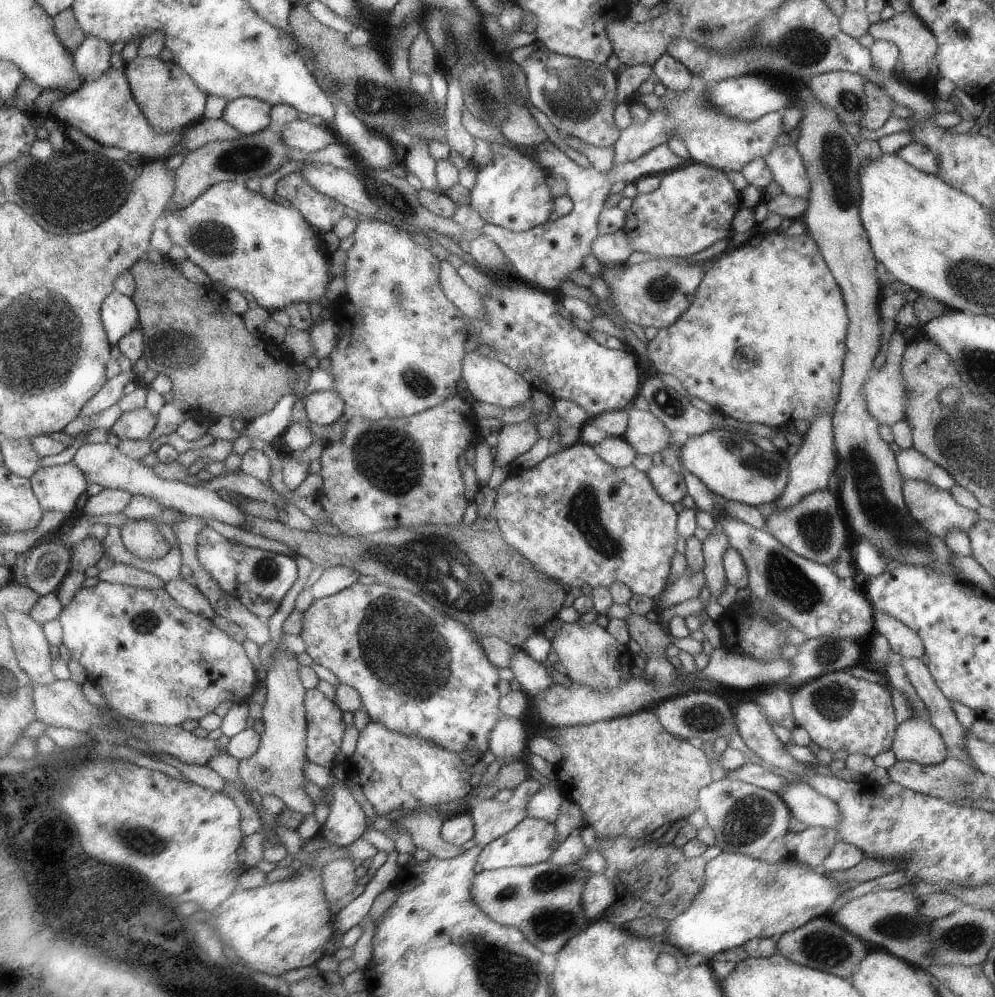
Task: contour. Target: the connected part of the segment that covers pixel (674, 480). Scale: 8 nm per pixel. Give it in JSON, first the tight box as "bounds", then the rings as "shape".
{"bounds":[648,466,687,504],"shape":[[[653,466],[648,470],[652,486],[657,493],[670,504],[680,503],[687,494],[685,480],[680,478],[676,472],[666,466]]]}

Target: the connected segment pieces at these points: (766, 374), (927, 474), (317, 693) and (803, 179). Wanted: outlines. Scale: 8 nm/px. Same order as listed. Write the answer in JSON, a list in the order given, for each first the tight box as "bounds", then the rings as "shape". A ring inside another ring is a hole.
[{"bounds":[647,230,850,428],"shape":[[[780,230],[764,232],[763,239],[758,246],[748,242],[728,248],[713,259],[699,284],[698,292],[692,304],[684,311],[674,324],[662,327],[656,338],[647,344],[647,352],[652,369],[657,373],[673,374],[673,380],[682,384],[692,397],[708,402],[714,410],[726,417],[732,417],[741,423],[758,423],[766,426],[784,428],[786,424],[796,419],[812,422],[820,415],[833,414],[843,375],[843,362],[846,356],[846,339],[850,319],[846,303],[832,271],[828,268],[819,246],[808,232],[801,235],[787,236]]]},{"bounds":[895,447,957,491],"shape":[[[914,447],[898,451],[900,452],[896,452],[895,457],[904,481],[906,479],[926,481],[949,491],[957,484],[955,478],[947,470],[944,470],[944,467],[933,463]]]},{"bounds":[306,689,344,768],"shape":[[[319,689],[306,691],[307,759],[326,768],[334,768],[334,756],[340,752],[344,722],[338,704]]]},{"bounds":[763,145,811,202],"shape":[[[776,145],[763,159],[784,194],[809,202],[811,182],[795,145]]]}]

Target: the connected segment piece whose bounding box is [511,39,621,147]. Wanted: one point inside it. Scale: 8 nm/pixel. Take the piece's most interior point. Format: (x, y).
(579, 97)

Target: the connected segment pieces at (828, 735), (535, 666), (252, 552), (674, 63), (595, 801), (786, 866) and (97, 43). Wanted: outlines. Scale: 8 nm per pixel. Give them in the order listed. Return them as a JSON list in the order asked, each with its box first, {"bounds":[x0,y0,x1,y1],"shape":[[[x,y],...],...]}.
[{"bounds":[791,671,899,758],"shape":[[[834,671],[796,688],[791,696],[795,724],[808,731],[821,749],[846,750],[874,758],[891,749],[899,725],[888,686],[857,678],[850,671]]]},{"bounds":[511,648,555,697],"shape":[[[515,648],[512,655],[511,671],[520,682],[522,690],[530,697],[555,684],[546,667],[520,648]]]},{"bounds":[199,526,298,619],"shape":[[[207,526],[199,536],[199,555],[202,564],[219,580],[222,588],[242,599],[242,602],[263,619],[269,619],[280,610],[286,594],[292,590],[298,569],[295,558],[230,540]]]},{"bounds":[653,53,693,91],"shape":[[[668,53],[662,55],[653,64],[653,74],[659,82],[662,82],[670,90],[685,91],[691,88],[693,74]]]},{"bounds":[556,710,713,841],"shape":[[[639,710],[634,714],[628,716],[619,716],[610,720],[596,721],[589,725],[574,725],[571,727],[561,727],[559,730],[559,738],[556,744],[561,748],[562,758],[558,765],[556,765],[556,780],[558,787],[564,798],[574,801],[580,810],[583,812],[585,818],[585,826],[594,829],[596,838],[604,837],[610,839],[612,837],[621,837],[622,835],[634,837],[639,841],[645,841],[657,828],[663,824],[672,824],[683,818],[688,818],[696,809],[699,808],[699,792],[701,788],[709,785],[712,781],[713,772],[711,771],[711,762],[709,761],[707,752],[702,749],[694,747],[688,743],[687,740],[670,734],[652,710]]]},{"bounds":[662,851,846,960],"shape":[[[722,851],[718,856],[706,862],[707,880],[701,891],[694,897],[692,904],[671,921],[667,921],[667,929],[662,940],[678,947],[687,955],[700,953],[707,960],[729,948],[742,947],[743,944],[756,937],[771,937],[784,934],[806,924],[811,918],[833,912],[835,900],[846,888],[821,869],[813,869],[795,858],[771,865],[740,853]]]},{"bounds":[75,35,113,80],"shape":[[[90,35],[75,54],[75,67],[86,80],[95,80],[113,69],[112,43]]]}]

